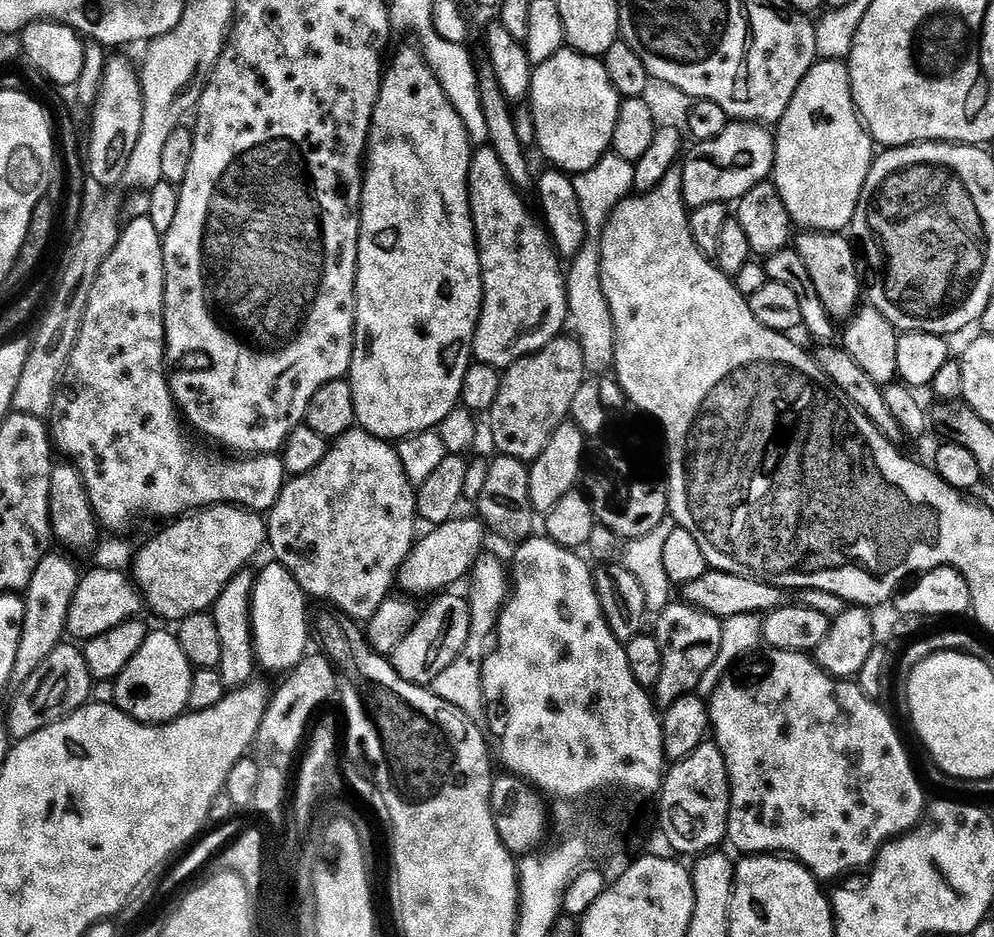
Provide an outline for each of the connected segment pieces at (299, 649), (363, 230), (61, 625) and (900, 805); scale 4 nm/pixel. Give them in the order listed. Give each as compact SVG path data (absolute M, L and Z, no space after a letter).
M269 562L255 577L252 585L252 650L256 663L268 672L288 674L301 667L301 660L309 651L308 628L310 632L310 612L308 616L309 597L298 586L298 582L281 564Z
M419 47L404 48L392 64L387 65L380 82L378 102L374 106L372 125L368 131L364 189L360 199L360 237L358 238L358 266L356 267L356 338L352 342L352 361L346 377L354 394L356 424L379 436L381 440L399 442L406 436L416 436L420 432L439 429L440 423L460 404L462 382L472 356L472 339L476 333L476 323L482 310L484 287L480 273L480 251L476 249L476 231L472 221L472 211L468 201L468 171L472 161L474 145L468 138L458 110L443 92L438 77L424 60Z
M41 555L38 566L34 570L34 578L30 578L28 587L23 593L24 621L22 622L22 638L18 638L18 654L14 658L12 684L19 686L46 662L49 654L65 639L68 630L68 611L70 602L80 585L81 569L76 569L72 560L64 556Z
M774 648L765 653L761 660L752 660L749 664L744 662L733 667L728 675L718 682L712 696L706 700L710 732L726 762L732 791L727 839L730 844L732 840L733 846L740 851L740 854L783 854L798 860L821 882L836 880L847 872L858 871L859 868L867 869L888 841L911 832L921 820L925 819L924 788L920 785L915 770L912 769L912 760L908 757L908 752L904 749L891 718L876 705L877 701L873 697L865 694L859 683L829 676L811 655L802 652L787 652L781 648Z

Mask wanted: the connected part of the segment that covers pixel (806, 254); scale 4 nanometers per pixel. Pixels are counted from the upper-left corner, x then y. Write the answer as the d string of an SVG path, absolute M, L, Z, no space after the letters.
M804 230L795 237L794 247L802 258L802 262L806 262L806 271L810 274L812 288L818 294L822 306L826 306L833 321L847 321L857 311L858 305L861 303L861 301L859 302L860 296L862 300L860 272L856 269L858 252L853 241L844 234Z

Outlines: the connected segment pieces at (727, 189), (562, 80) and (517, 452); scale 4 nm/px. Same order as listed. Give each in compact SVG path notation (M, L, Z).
M728 122L725 123L724 129L721 130L720 136L714 140L702 140L691 145L693 148L687 149L686 155L682 160L682 167L680 173L682 174L682 195L684 195L684 202L689 209L697 208L698 206L706 206L707 204L728 204L729 202L739 202L750 189L759 184L765 183L771 177L772 167L776 161L776 141L770 135L769 129L762 124L754 124L751 122Z
M561 50L554 54L554 58L535 65L532 73L530 107L536 127L536 144L541 154L549 160L548 164L567 174L585 172L594 167L601 156L612 147L612 134L621 103L622 98L610 82L610 74L606 74L603 59L584 56L571 50Z
M568 334L557 336L537 352L503 369L498 386L498 398L494 398L494 406L486 413L486 420L492 427L492 444L501 452L497 453L513 462L531 465L532 461L538 458L538 454L546 450L554 430L558 430L558 426L569 419L574 394L578 394L578 386L582 386L584 379L586 379L584 355L580 344Z

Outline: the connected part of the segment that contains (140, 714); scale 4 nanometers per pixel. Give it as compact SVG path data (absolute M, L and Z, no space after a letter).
M149 631L148 637L142 642L138 654L130 658L130 662L122 670L122 674L117 676L114 681L116 687L115 707L121 708L127 716L140 721L142 724L169 724L171 720L177 720L185 715L190 698L190 682L194 669L192 663L186 658L182 646L176 641L175 635L169 632Z

